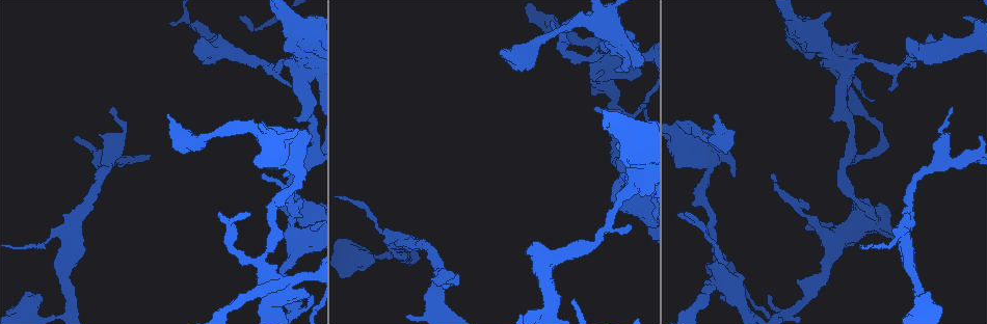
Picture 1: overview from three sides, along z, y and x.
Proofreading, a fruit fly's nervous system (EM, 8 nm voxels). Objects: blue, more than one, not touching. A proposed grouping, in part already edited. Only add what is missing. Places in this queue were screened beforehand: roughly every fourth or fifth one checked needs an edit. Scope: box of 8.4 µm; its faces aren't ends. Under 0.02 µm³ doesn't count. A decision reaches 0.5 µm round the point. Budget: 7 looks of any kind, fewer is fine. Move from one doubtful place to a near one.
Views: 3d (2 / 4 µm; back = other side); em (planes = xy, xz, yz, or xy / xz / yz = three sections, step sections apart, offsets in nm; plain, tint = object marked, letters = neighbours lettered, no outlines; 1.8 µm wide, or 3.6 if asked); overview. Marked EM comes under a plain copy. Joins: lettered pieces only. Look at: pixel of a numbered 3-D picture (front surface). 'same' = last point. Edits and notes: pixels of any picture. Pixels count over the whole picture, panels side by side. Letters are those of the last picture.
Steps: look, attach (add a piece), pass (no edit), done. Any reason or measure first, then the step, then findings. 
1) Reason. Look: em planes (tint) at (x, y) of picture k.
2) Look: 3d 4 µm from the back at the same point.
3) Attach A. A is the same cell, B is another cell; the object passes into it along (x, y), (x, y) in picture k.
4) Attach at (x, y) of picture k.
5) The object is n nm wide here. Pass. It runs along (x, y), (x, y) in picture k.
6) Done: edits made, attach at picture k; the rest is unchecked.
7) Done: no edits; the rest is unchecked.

Sudden change in width. Look: em xy step 8 (tint) at (595, 57) of picture 1.

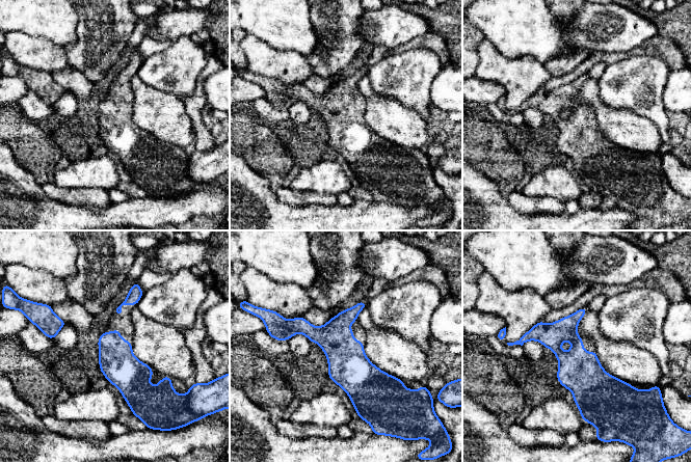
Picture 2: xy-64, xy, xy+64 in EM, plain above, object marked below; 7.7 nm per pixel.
Cut it another way. Look: em planes (tint) at the same point.

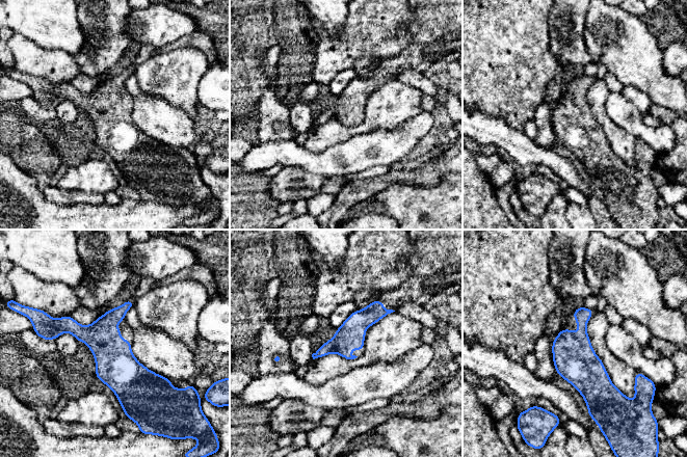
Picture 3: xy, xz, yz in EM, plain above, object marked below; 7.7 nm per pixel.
Look: em planes (letters) at the same point.

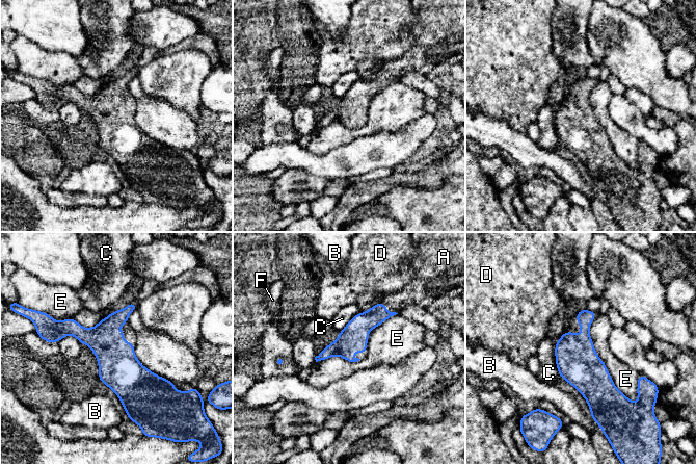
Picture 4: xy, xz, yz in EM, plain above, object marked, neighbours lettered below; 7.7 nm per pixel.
Attach A. A is the same cell, B, C, D, E and F are other cells; the object passes into it along (360, 324), (387, 311), (413, 293) in picture 4; the neuron continues.

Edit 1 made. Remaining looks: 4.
Redraw. Look: overview.

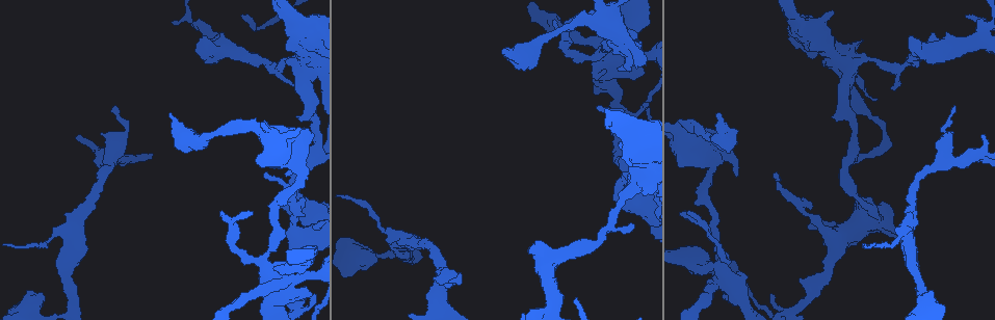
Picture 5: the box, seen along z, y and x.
Calibre changes. Look: em planes (letters) at (691, 126) of picture 5.

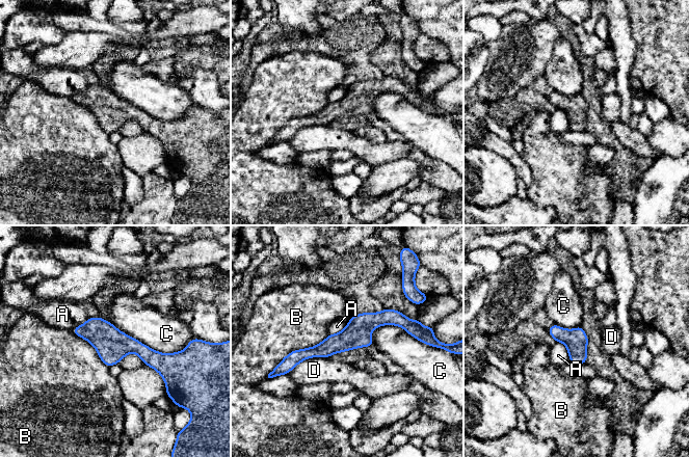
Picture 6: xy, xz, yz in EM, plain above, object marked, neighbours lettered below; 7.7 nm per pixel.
Pass. A, B, C and D are other cells; a border runs along (351, 317), (340, 331), (328, 334) in picture 6; none of them fits.

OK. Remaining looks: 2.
Done: edits made, attach at picture 4; the rest is unchecked.

